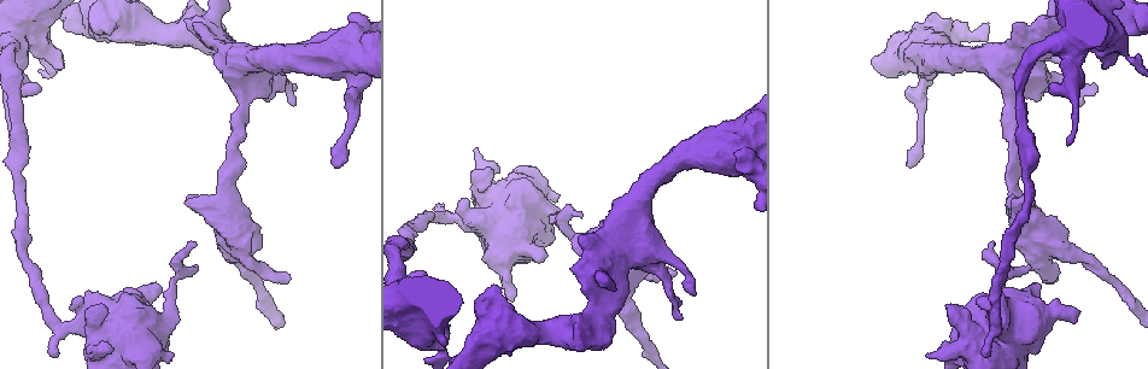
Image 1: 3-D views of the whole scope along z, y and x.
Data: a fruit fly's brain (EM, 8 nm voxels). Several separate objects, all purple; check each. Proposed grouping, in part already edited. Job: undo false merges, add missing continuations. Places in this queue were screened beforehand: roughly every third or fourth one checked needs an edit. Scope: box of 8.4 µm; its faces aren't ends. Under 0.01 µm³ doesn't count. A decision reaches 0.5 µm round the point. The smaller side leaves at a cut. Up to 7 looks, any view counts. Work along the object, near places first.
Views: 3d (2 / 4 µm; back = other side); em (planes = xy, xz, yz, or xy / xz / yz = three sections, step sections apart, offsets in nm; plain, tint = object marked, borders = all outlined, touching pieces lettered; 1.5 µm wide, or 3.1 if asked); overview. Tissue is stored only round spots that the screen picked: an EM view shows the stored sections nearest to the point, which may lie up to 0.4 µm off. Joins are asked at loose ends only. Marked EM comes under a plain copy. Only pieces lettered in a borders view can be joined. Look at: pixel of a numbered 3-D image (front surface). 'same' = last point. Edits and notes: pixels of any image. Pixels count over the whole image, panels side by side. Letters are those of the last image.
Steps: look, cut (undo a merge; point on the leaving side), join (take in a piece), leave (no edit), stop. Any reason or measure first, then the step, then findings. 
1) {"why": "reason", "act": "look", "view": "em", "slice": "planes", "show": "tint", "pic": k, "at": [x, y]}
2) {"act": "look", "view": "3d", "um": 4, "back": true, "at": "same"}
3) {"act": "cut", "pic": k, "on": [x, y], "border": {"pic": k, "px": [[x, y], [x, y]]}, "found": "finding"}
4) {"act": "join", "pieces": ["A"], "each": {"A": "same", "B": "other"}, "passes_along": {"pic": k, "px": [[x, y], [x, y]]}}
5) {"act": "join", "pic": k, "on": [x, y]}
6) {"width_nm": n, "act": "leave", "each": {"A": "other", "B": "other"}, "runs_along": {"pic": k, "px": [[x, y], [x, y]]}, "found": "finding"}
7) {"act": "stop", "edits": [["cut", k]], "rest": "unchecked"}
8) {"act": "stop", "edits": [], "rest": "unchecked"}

{"act": "look", "view": "em", "slice": "yz", "step": 4, "show": "tint", "pic": 1, "at": [963, 349]}

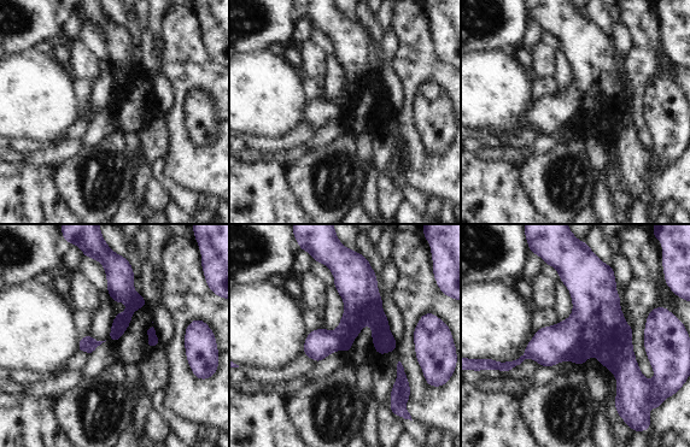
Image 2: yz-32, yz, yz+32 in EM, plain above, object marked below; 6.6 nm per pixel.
{"act": "look", "view": "em", "slice": "planes", "show": "borders", "at": "same"}

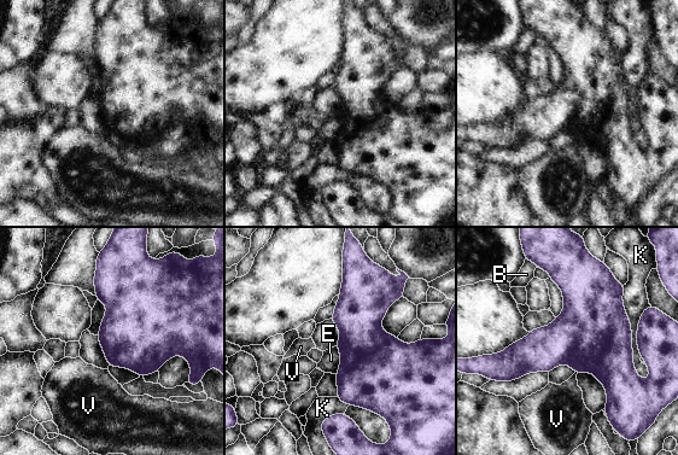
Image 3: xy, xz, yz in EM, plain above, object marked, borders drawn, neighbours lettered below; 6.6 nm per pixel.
{"act": "leave", "each": {"B": "other", "E": "other", "K": "other", "V": "other"}, "border": {"pic": 3, "px": [[335, 346], [340, 359], [337, 373]]}, "found": "continuous, no second neuron"}

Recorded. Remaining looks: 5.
{"why": "free end", "act": "look", "view": "3d", "um": 4, "pic": 1, "at": [676, 272]}

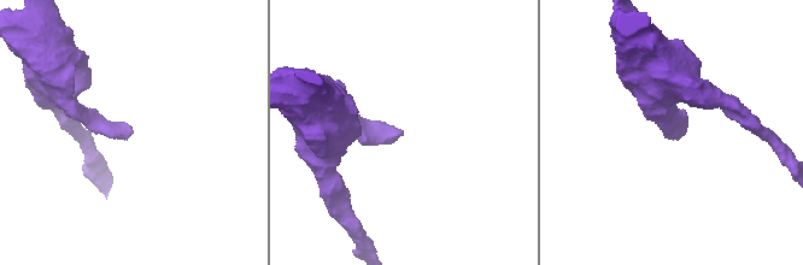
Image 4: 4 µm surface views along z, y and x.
{"why": "need the tissue", "act": "look", "view": "em", "slice": "planes", "show": "borders", "pic": 4, "at": [672, 136]}

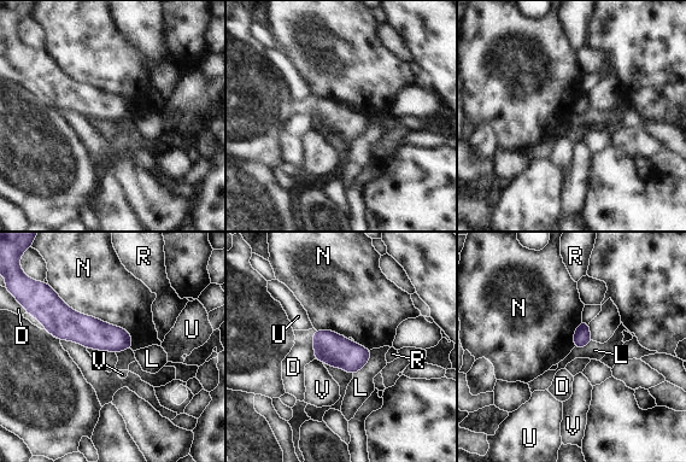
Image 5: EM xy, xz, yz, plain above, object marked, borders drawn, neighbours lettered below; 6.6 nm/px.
{"act": "leave", "each": {"D": "other", "L": "other", "N": "other", "R": "other", "U": "other", "V": "other"}, "found": "none of them fits"}

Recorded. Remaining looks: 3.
{"why": "stops while still wide", "act": "look", "view": "em", "slice": "planes", "show": "tint", "pic": 1, "at": [1042, 17]}

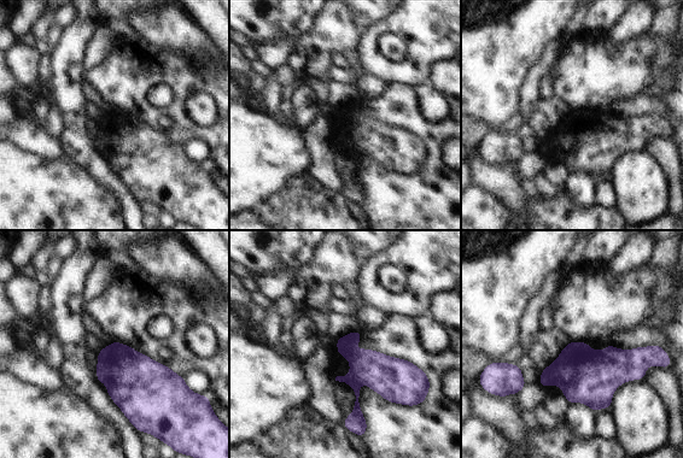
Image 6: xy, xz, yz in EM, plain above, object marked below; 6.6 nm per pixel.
{"act": "look", "view": "em", "slice": "planes", "show": "borders", "at": "same"}

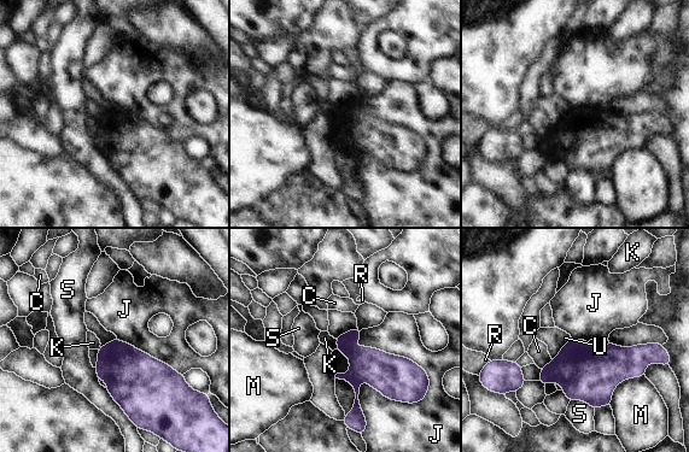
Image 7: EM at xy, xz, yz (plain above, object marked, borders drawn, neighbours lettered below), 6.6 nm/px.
{"act": "leave", "each": {"C": "other", "J": "other", "K": "other", "M": "other", "R": "other", "S": "other", "U": "other"}, "border": {"pic": 7, "px": [[361, 329], [356, 346], [425, 371]]}, "found": "none of them fits"}

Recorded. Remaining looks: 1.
{"act": "stop", "edits": [], "rest": "unchecked"}

